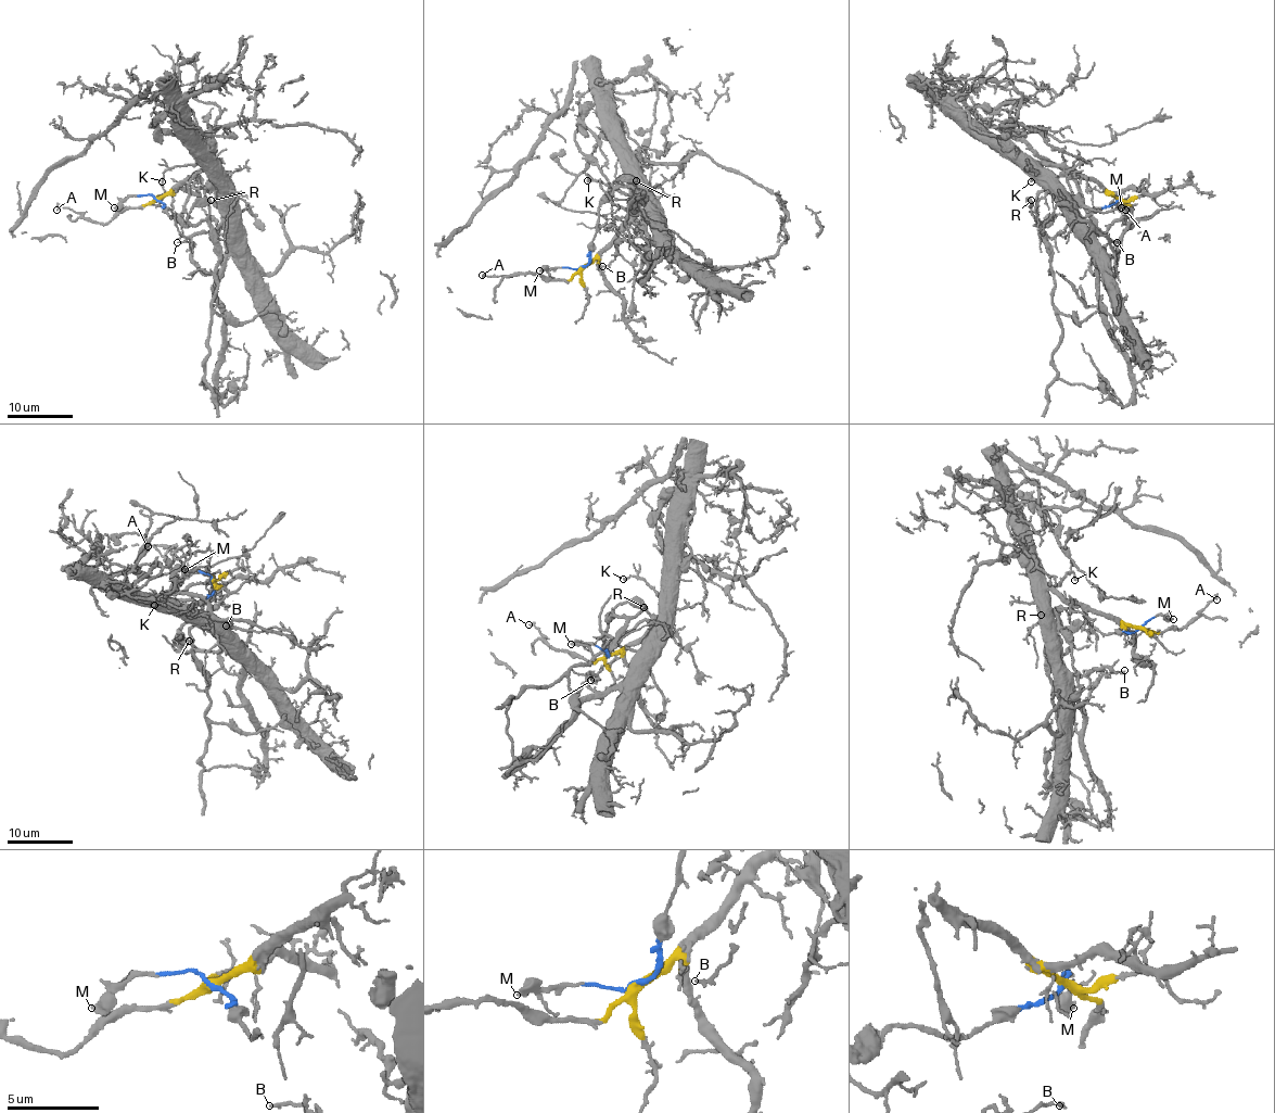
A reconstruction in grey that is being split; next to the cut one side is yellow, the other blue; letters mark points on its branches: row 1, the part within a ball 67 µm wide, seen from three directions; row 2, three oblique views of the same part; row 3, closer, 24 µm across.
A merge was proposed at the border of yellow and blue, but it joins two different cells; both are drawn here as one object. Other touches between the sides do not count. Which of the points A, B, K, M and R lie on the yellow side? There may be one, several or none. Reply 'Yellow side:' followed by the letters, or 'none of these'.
Yellow side: A, B, K

